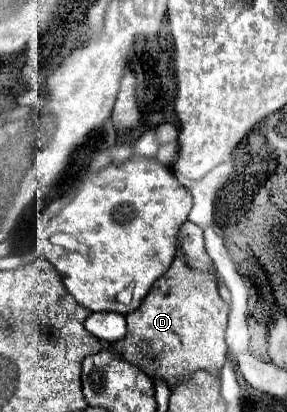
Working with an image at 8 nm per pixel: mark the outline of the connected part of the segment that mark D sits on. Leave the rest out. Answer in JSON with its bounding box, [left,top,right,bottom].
[110,254,228,390]

